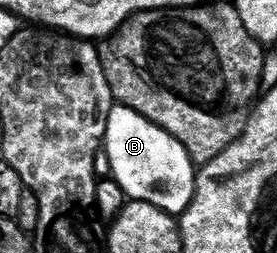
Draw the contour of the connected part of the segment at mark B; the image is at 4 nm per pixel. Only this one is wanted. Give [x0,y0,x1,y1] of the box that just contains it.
[105,104,197,216]

